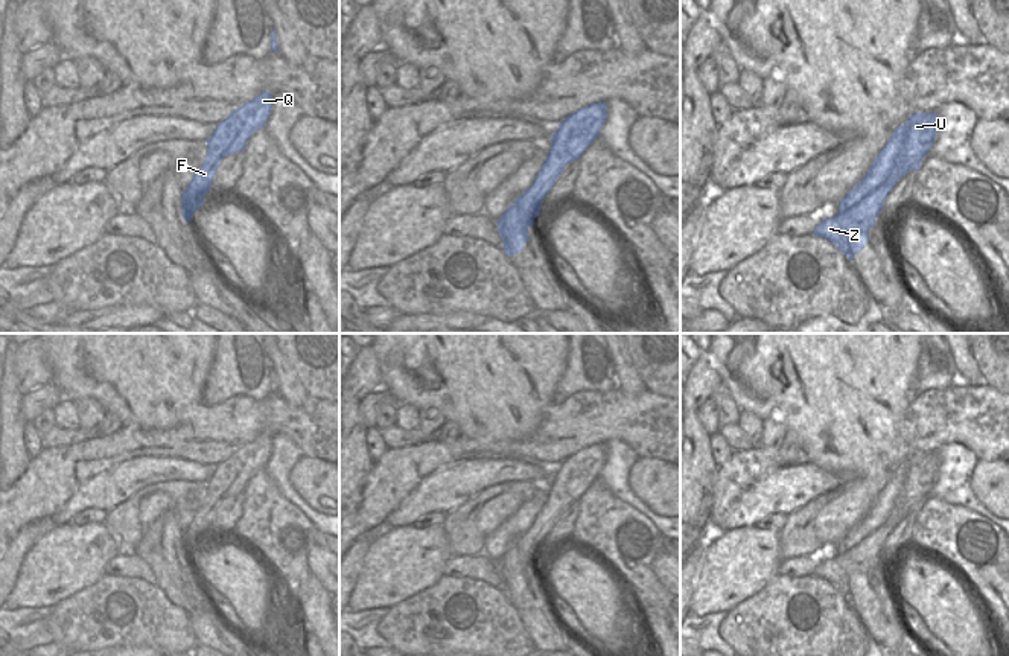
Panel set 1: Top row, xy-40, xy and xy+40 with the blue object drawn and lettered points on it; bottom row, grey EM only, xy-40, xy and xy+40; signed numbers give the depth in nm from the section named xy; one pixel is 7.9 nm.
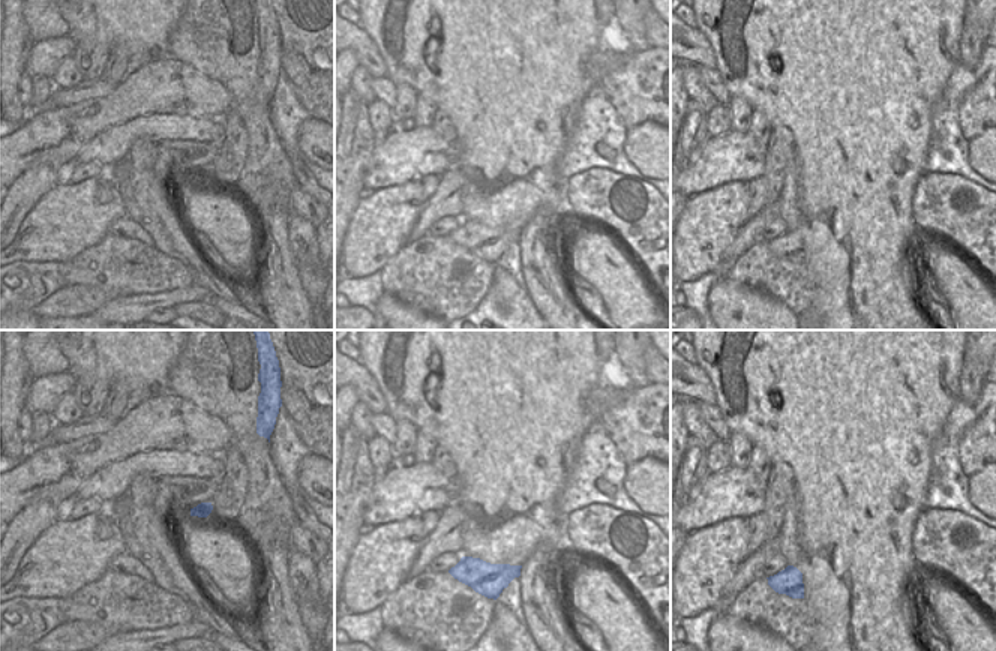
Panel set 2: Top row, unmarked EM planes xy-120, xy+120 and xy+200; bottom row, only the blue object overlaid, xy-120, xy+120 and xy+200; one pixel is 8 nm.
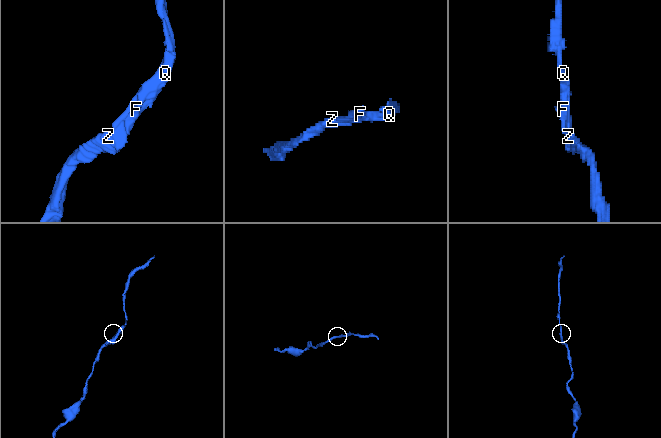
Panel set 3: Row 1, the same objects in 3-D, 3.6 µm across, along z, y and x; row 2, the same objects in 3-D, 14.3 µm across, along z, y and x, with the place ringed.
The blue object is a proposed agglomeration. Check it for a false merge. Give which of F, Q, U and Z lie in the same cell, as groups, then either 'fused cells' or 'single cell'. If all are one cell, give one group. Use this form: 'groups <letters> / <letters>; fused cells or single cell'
groups F Q U Z; single cell

